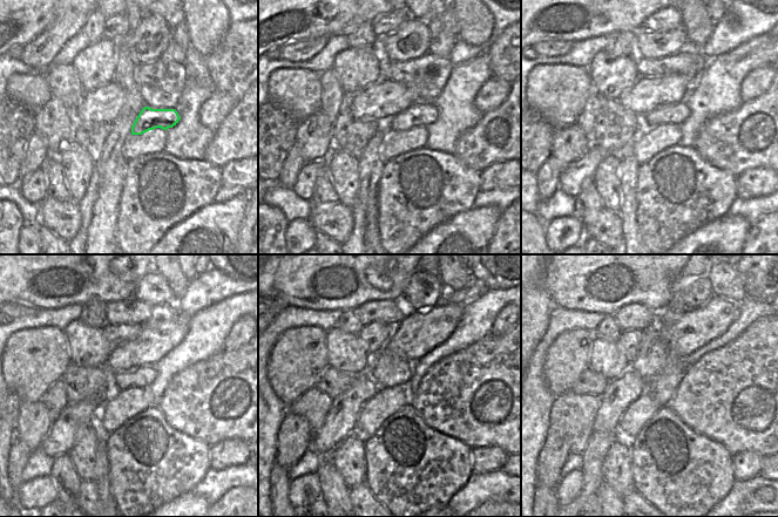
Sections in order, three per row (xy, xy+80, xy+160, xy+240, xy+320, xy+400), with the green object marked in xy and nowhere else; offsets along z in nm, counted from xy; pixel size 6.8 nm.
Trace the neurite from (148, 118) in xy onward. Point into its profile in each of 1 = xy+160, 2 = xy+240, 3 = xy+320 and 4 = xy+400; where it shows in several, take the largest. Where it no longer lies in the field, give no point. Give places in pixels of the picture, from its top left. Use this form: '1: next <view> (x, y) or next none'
1: next xy+160 (675, 114)
2: next xy+240 (142, 378)
3: next xy+320 (387, 369)
4: next xy+400 (651, 358)

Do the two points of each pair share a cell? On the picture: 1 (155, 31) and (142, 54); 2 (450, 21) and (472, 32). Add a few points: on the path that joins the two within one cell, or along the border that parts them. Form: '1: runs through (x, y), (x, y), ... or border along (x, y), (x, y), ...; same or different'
1: runs through (151, 36), (143, 48); same
2: border along (453, 12), (457, 19), (458, 38); different

